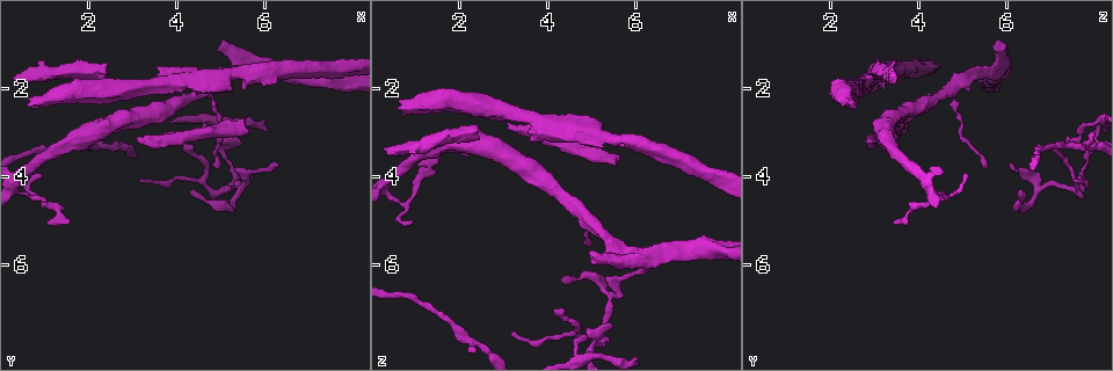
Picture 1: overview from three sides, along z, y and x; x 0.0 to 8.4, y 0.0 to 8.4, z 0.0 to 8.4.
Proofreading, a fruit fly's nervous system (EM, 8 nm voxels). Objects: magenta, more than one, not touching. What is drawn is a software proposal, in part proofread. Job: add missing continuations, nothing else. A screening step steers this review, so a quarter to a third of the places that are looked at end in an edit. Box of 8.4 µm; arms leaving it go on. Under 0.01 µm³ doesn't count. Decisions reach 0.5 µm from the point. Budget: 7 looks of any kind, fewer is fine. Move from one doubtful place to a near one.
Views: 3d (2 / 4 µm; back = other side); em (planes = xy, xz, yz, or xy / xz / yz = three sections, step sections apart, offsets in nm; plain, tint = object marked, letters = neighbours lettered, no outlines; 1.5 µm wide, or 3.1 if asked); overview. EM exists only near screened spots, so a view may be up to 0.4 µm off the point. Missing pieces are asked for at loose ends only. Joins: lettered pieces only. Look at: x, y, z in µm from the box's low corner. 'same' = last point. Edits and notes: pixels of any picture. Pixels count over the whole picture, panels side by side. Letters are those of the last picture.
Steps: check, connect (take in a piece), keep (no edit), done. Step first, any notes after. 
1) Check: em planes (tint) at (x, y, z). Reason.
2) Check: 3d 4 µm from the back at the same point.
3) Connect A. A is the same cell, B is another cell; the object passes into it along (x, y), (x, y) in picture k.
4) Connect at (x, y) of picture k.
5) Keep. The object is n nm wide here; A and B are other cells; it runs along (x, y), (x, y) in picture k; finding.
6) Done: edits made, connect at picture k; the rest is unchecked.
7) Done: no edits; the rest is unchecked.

Check: em xz step 8 (letters) at (6.25, 3.80, 6.15). Thin end.

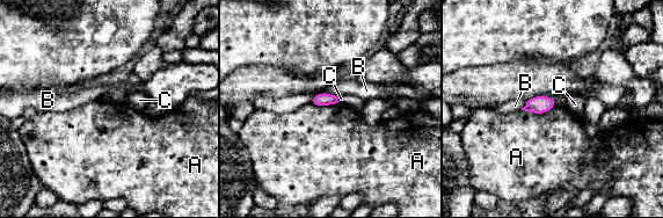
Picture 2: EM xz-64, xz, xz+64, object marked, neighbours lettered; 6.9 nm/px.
Keep. The object is 100 nm wide here; the longest contact is with A, 260 nm; A, B and C are other cells; no lettered piece goes on from it.

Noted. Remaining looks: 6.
Check: 3d 4 µm at (5.05, 0.90, 5.75). An open end.

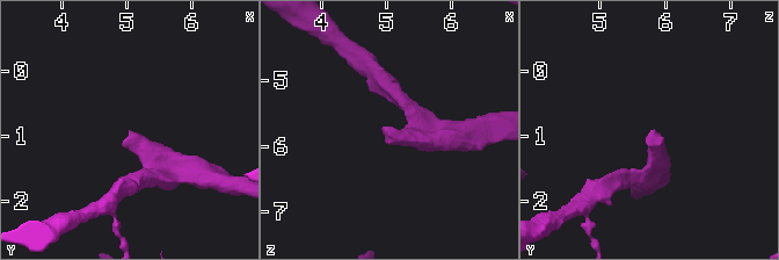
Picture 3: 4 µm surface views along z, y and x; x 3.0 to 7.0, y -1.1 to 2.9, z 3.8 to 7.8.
Check: em yz step 8 (letters) at (5.00, 0.95, 5.75).

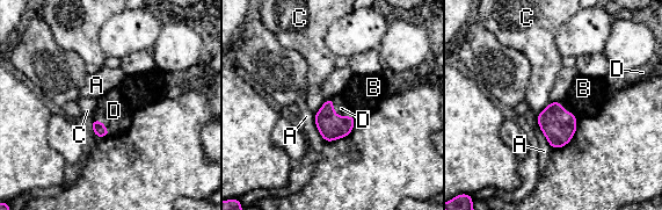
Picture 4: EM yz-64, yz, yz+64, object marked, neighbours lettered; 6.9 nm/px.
Connect D. The longest contact is with A, 260 nm; D is the same cell, A, B and C are other cells; the object passes into it along (332, 127), (337, 115), (341, 108) in picture 4; it goes on there.

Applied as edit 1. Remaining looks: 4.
Check: overview. Redraw.

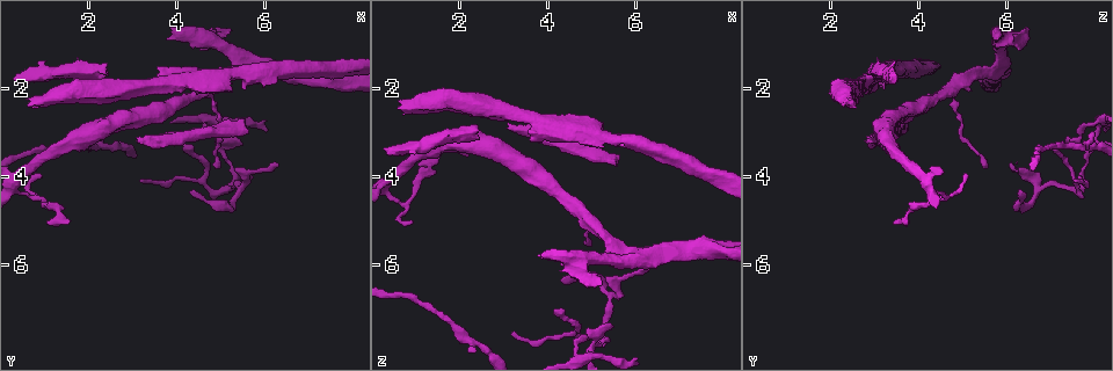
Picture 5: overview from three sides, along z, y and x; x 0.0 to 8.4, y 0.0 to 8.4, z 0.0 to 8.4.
Check: em planes (letters) at (0.70, 2.35, 2.35). Branch stops here.

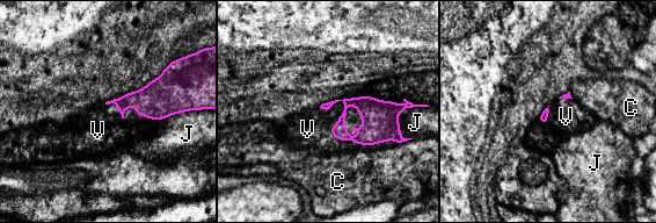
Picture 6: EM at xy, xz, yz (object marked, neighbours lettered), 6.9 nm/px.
Connect V. V is the same cell, C and J are other cells; the object passes into it along (367, 107), (332, 105), (307, 129) in picture 6; it goes on there.

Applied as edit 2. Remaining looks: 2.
Done: edits made, connect at picture 4, connect at picture 6; the rest is unchecked.

